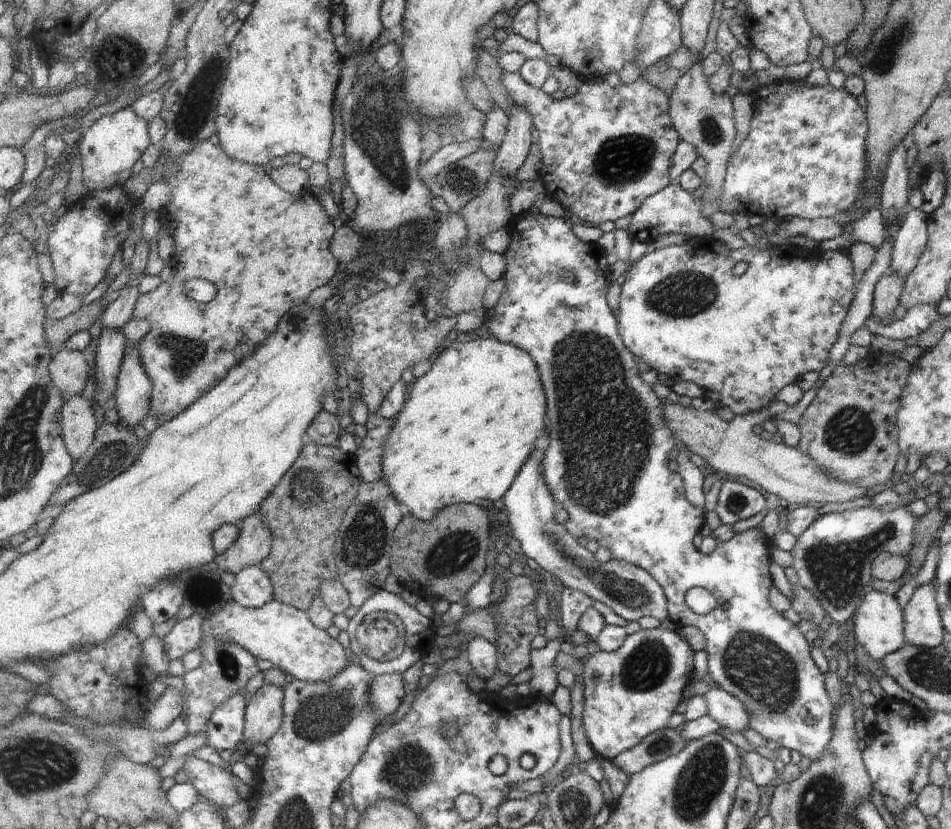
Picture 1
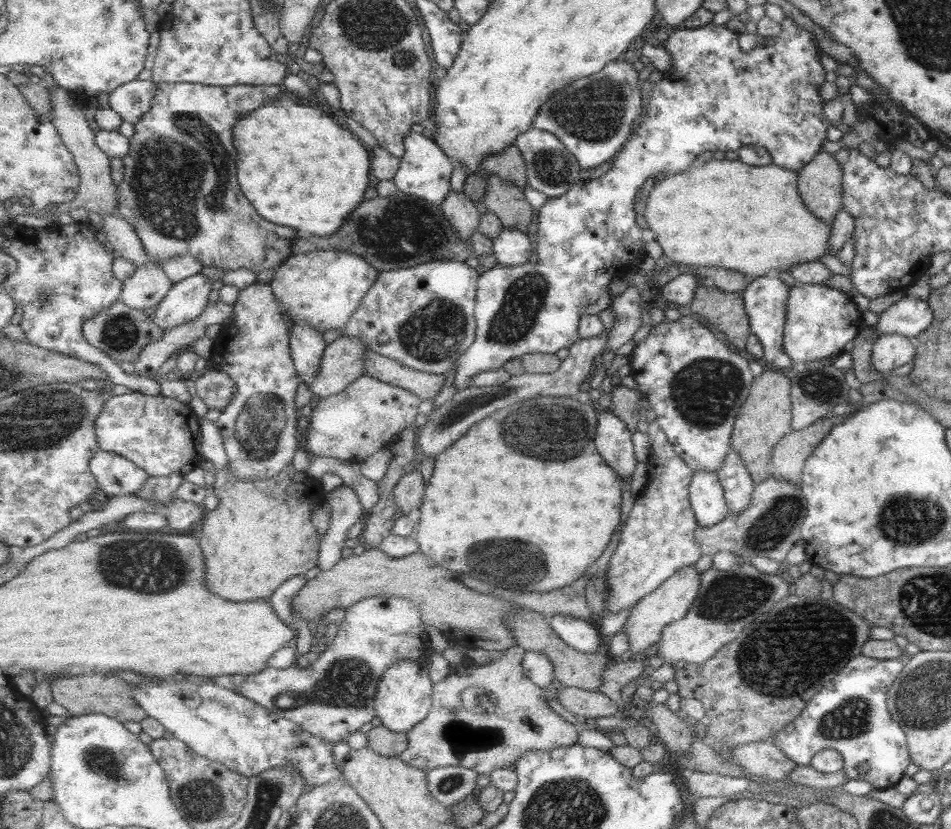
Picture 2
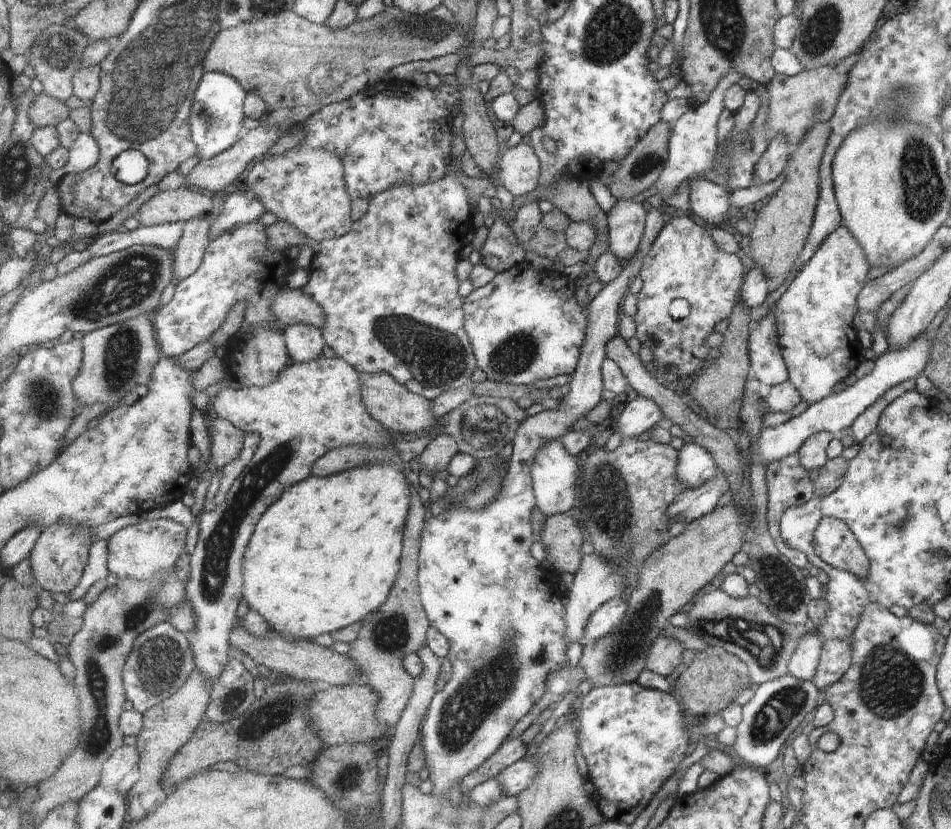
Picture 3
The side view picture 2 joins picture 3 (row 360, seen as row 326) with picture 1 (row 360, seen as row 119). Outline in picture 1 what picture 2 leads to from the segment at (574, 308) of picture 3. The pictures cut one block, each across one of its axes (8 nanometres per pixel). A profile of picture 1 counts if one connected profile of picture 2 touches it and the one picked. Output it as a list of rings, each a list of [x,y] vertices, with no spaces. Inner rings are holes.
[[[705,231],[697,237],[690,237],[685,243],[677,246],[668,246],[657,249],[644,256],[639,262],[629,265],[629,270],[622,284],[617,320],[619,332],[627,348],[641,358],[651,369],[659,373],[667,374],[671,380],[690,380],[704,390],[704,399],[710,399],[716,407],[727,406],[734,415],[753,414],[773,401],[779,390],[785,385],[791,385],[800,380],[807,373],[818,373],[829,361],[829,348],[837,340],[839,328],[846,317],[847,309],[854,296],[853,268],[851,261],[846,258],[837,247],[825,250],[823,247],[812,250],[803,250],[791,245],[779,245],[778,247],[757,250],[750,245],[740,249],[728,249],[719,241],[711,238]],[[737,262],[745,262],[747,268],[743,274],[735,276],[731,274],[731,268]]]

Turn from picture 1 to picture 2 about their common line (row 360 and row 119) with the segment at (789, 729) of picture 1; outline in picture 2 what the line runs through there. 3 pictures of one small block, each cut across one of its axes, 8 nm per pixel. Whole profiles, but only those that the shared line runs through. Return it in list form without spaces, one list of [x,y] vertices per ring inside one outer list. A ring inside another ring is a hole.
[[[621,60],[608,63],[601,72],[571,82],[555,90],[541,107],[534,126],[558,136],[578,158],[581,168],[601,166],[616,156],[633,132],[633,124],[643,112],[639,71]]]

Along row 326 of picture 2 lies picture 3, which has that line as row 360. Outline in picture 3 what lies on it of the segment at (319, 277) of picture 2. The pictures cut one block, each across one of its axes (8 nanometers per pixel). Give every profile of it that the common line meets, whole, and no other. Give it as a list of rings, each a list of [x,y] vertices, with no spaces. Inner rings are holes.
[[[335,355],[332,359],[325,358],[325,356],[317,357],[308,363],[293,363],[283,369],[283,372],[278,375],[278,379],[271,384],[264,387],[242,387],[241,389],[234,389],[230,386],[221,388],[213,398],[210,399],[209,404],[215,414],[219,417],[230,420],[236,427],[243,429],[246,433],[256,432],[259,434],[260,442],[256,449],[253,458],[249,464],[244,468],[243,472],[236,478],[230,487],[225,500],[212,511],[204,511],[203,508],[199,511],[200,522],[198,524],[199,537],[196,542],[196,546],[192,555],[190,555],[190,572],[188,574],[189,580],[186,582],[187,598],[190,599],[194,615],[196,616],[196,623],[194,629],[188,634],[188,639],[193,648],[196,664],[198,669],[204,673],[205,677],[208,677],[212,684],[219,682],[222,677],[225,667],[230,663],[233,658],[233,648],[230,645],[230,636],[237,626],[237,606],[239,602],[244,599],[244,554],[247,551],[249,541],[252,539],[253,533],[256,531],[257,523],[260,522],[260,518],[269,510],[272,504],[275,504],[284,492],[289,490],[295,483],[300,483],[305,479],[313,476],[312,466],[322,456],[325,456],[329,451],[336,449],[337,447],[344,447],[345,445],[369,445],[370,447],[386,447],[387,445],[393,445],[395,441],[392,440],[392,434],[386,429],[366,408],[363,400],[363,382],[360,380],[360,372],[345,359]]]

